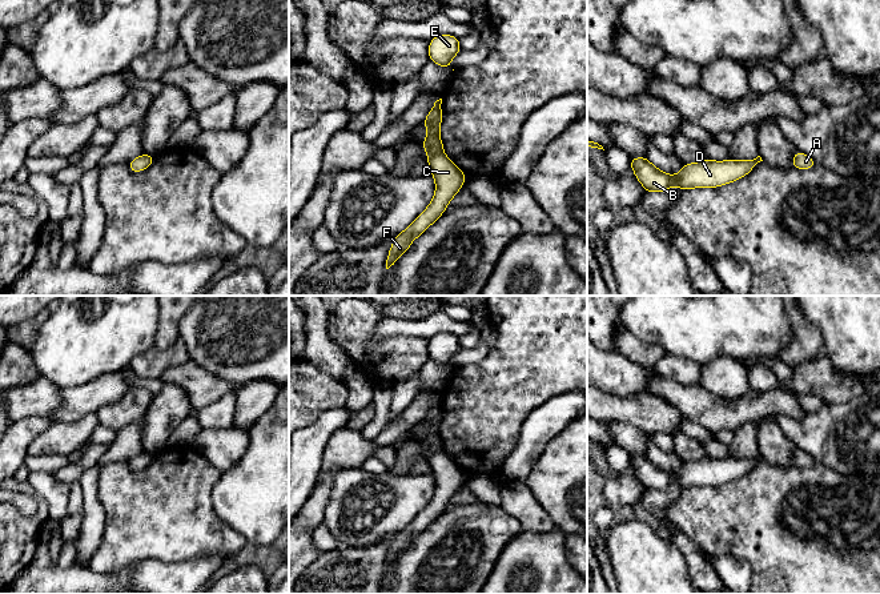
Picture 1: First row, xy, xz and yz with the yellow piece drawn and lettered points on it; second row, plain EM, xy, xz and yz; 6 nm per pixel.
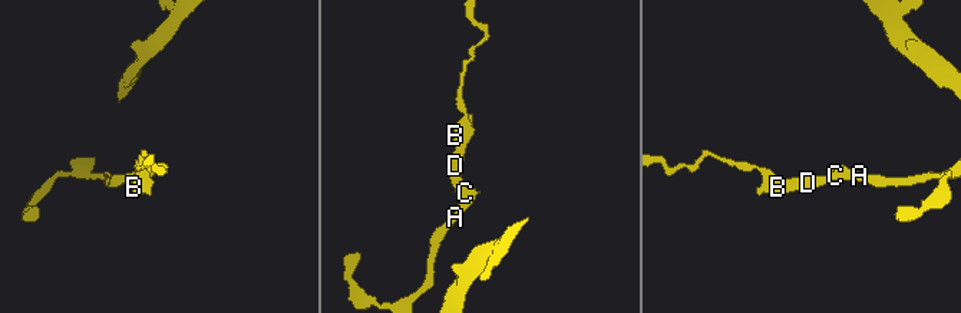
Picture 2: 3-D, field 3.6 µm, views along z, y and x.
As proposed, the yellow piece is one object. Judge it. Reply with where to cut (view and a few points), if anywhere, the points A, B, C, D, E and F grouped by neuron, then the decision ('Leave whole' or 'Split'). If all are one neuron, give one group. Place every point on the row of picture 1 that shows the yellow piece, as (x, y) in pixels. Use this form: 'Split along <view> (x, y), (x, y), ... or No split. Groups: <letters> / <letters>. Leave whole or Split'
No split. Groups: A B C D E F. Leave whole

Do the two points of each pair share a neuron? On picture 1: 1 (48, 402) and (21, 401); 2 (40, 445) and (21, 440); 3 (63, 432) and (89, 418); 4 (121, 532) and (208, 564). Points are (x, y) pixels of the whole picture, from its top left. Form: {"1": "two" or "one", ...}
{"1": "one", "2": "two", "3": "one", "4": "two"}

